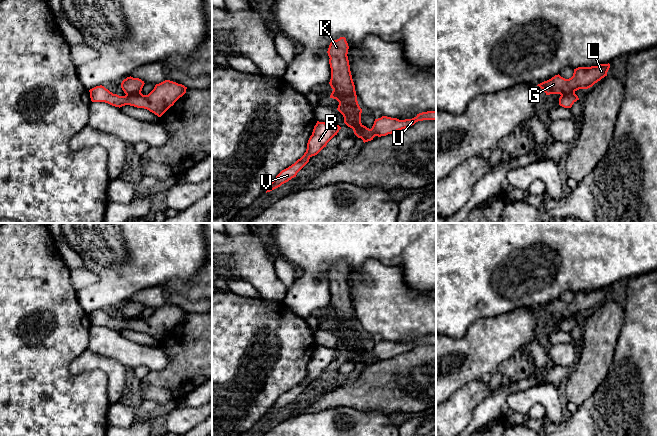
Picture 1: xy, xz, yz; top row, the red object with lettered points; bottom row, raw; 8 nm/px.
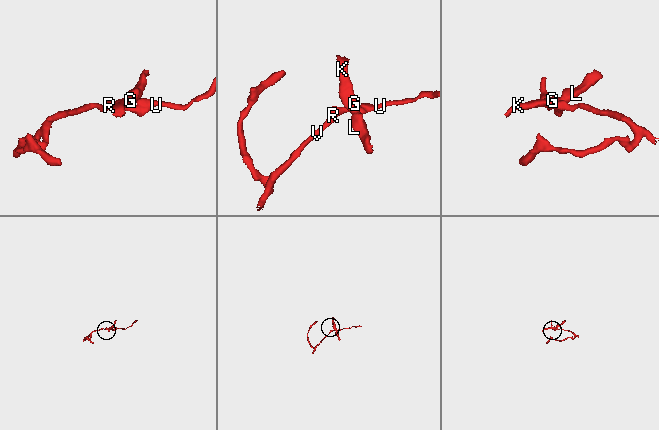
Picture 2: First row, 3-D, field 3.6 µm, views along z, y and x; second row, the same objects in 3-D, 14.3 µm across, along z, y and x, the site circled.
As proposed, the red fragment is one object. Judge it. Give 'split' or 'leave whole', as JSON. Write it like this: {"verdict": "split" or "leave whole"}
{"verdict": "split"}

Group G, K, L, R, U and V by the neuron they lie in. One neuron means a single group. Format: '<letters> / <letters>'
G K L / R U V

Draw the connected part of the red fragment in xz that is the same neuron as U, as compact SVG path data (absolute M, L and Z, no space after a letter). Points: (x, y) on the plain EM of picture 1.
M436 335L422 336L417 338L417 340L412 343L405 344L399 344L397 342L382 340L381 342L375 343L371 353L362 349L357 355L353 355L354 358L358 362L361 362L365 367L373 364L375 360L386 360L399 354L408 352L414 349L416 346L423 344L436 344Z

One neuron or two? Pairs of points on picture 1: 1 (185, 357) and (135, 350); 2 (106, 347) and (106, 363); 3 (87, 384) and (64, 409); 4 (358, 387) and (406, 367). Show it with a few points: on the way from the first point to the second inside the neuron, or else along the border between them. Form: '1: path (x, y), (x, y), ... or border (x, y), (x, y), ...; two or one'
1: border (158, 346), (170, 362), (151, 371); two
2: border (87, 349), (101, 356), (116, 359), (127, 368); two
3: path (83, 390), (70, 403); one
4: path (370, 387), (388, 385), (394, 379); one

